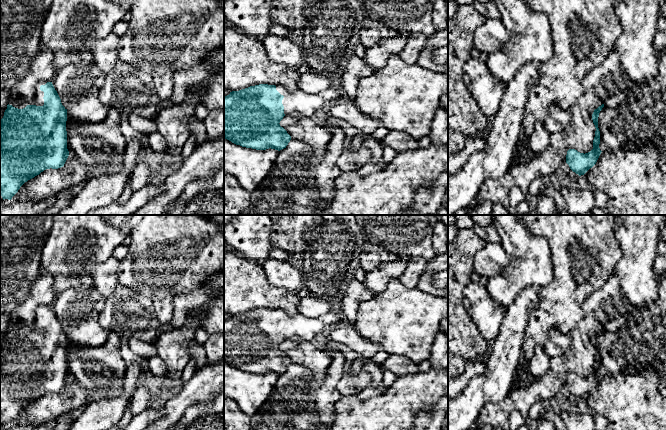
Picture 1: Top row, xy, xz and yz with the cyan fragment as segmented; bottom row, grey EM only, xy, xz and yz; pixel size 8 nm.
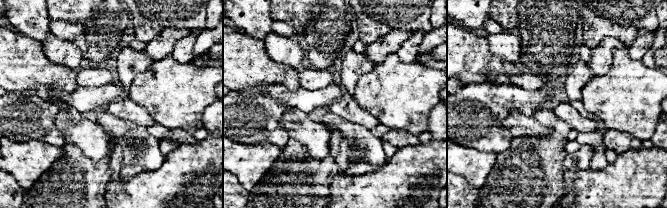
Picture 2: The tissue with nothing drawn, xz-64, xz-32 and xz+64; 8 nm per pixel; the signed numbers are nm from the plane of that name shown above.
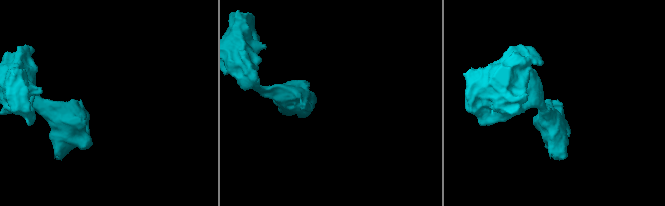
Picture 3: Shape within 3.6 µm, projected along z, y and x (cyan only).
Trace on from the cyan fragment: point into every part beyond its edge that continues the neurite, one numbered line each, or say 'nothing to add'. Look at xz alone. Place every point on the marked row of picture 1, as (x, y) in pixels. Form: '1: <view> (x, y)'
1: xz (296, 102)

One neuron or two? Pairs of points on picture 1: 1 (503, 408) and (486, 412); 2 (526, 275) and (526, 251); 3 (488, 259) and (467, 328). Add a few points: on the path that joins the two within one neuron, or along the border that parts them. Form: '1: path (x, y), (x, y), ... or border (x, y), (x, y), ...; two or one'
1: path (499, 412), (490, 412); one
2: path (526, 269), (526, 257); one
3: border (482, 247), (474, 256), (472, 269); two

